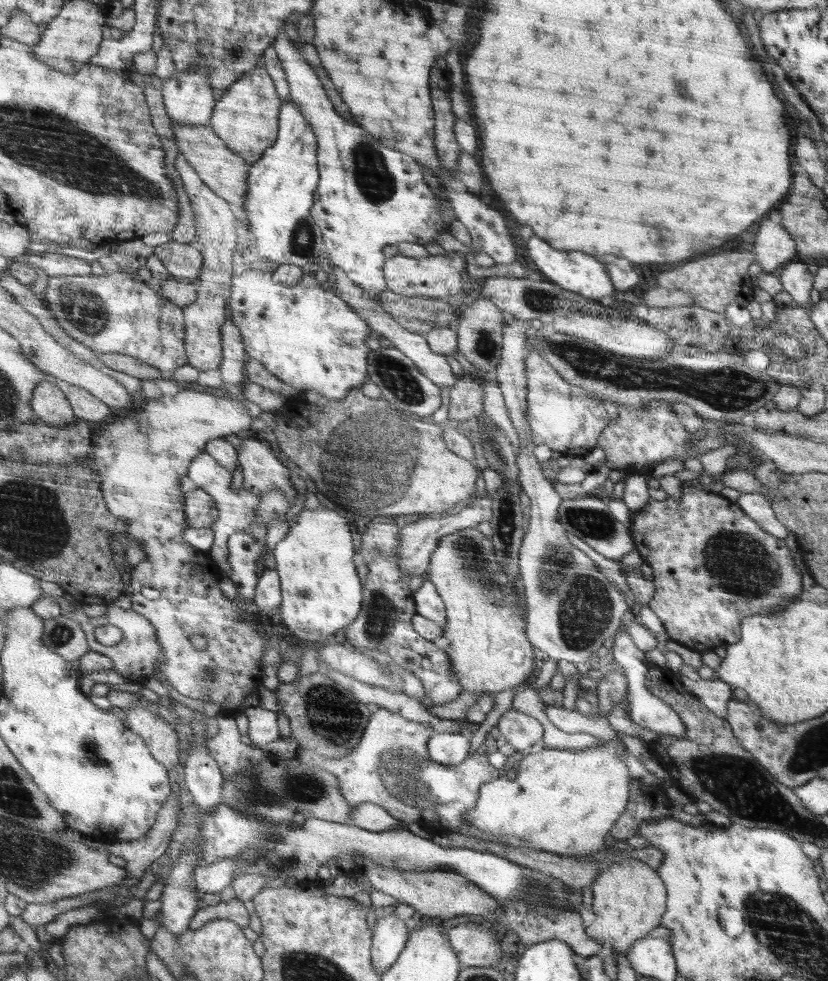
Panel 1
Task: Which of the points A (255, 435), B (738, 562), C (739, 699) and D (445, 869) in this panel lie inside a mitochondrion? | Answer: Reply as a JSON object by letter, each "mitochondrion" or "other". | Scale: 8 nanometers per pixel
{"A":"other","B":"mitochondrion","C":"other","D":"other"}

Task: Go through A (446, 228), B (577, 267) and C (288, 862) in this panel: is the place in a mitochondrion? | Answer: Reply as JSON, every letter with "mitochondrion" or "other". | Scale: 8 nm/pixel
{"A":"other","B":"other","C":"mitochondrion"}

